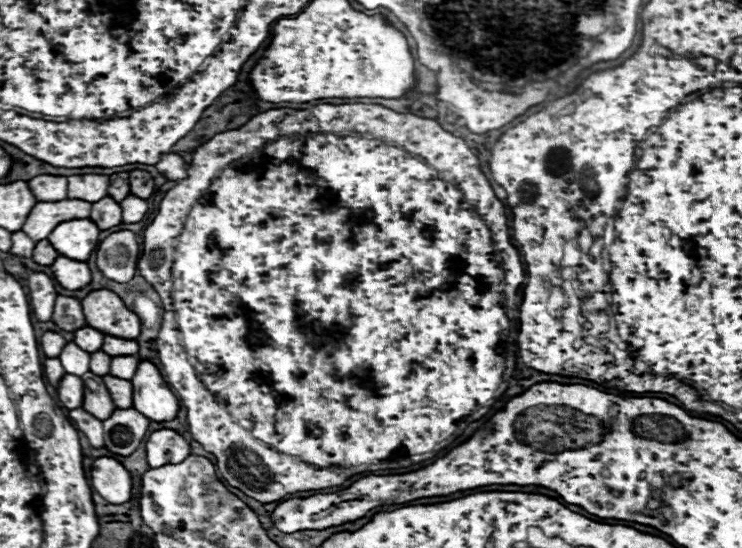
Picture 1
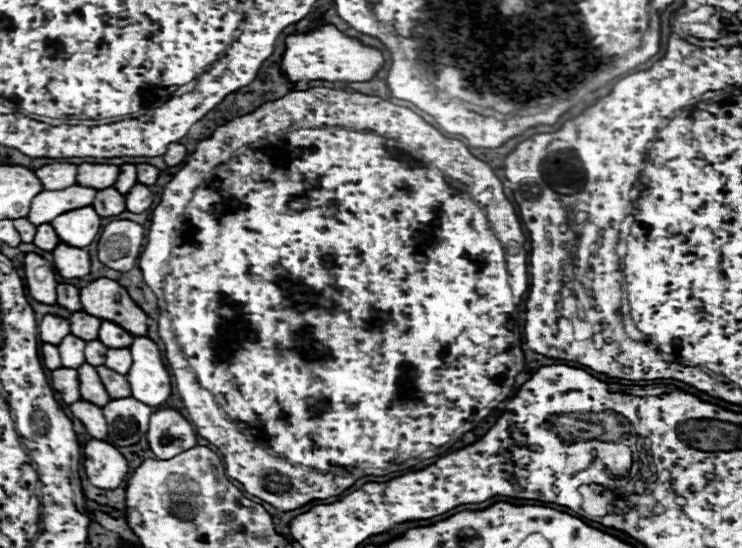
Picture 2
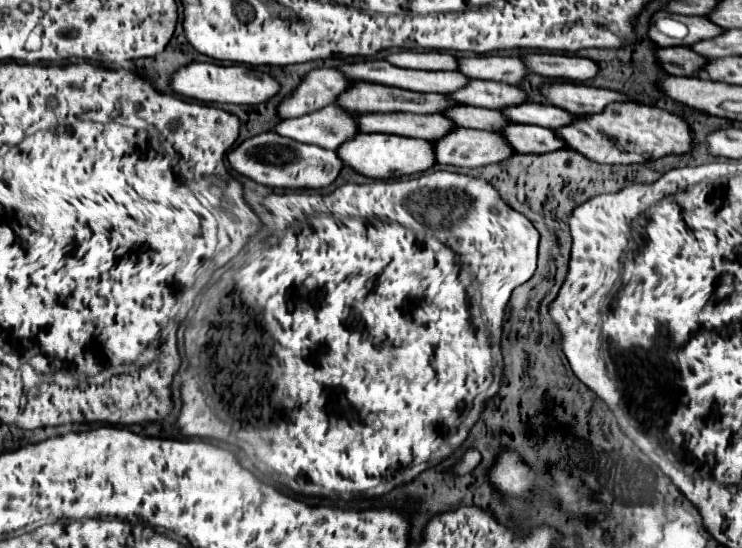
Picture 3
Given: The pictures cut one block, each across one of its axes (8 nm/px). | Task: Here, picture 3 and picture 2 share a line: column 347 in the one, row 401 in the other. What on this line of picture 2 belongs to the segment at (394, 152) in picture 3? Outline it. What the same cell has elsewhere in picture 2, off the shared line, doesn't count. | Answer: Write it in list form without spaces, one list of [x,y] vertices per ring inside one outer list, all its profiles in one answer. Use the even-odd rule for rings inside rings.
[[[134,338],[132,346],[132,368],[128,372],[128,384],[132,396],[152,408],[164,404],[170,396],[170,374],[162,362],[160,348],[150,338]]]

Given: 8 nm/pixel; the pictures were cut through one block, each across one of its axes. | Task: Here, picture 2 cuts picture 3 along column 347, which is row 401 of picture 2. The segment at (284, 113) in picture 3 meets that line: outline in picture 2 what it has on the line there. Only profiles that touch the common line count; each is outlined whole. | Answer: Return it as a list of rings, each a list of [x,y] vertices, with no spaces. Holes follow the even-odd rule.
[[[78,400],[78,402],[70,404],[70,412],[86,426],[86,430],[92,438],[98,438],[98,440],[106,438],[108,424],[106,424],[106,418],[104,418],[104,412],[100,406],[86,402],[86,400]]]

